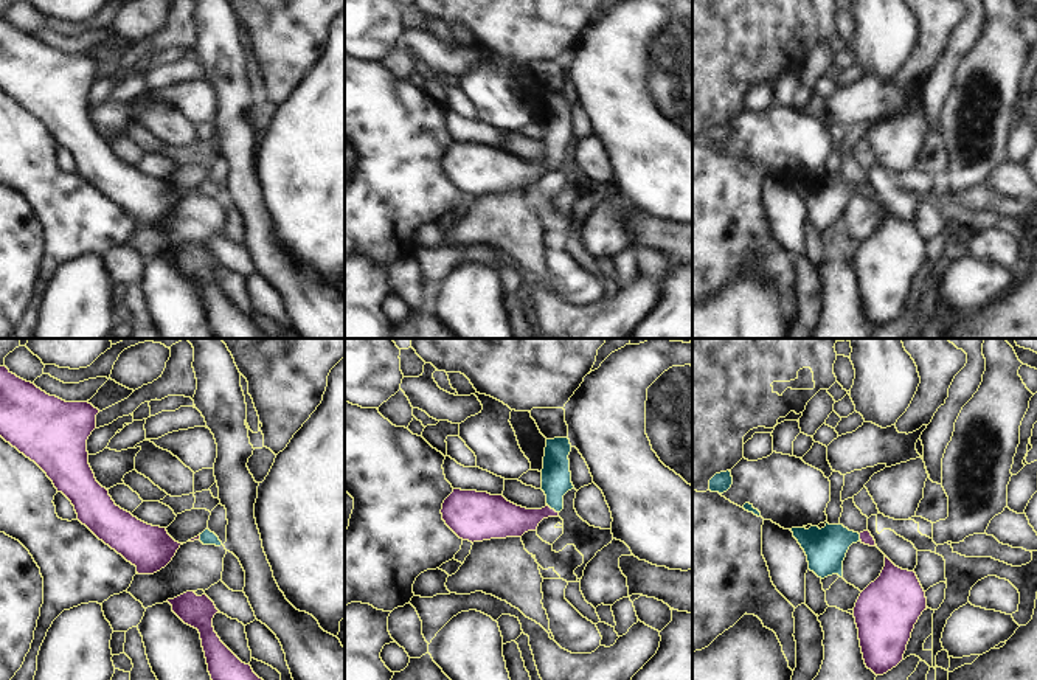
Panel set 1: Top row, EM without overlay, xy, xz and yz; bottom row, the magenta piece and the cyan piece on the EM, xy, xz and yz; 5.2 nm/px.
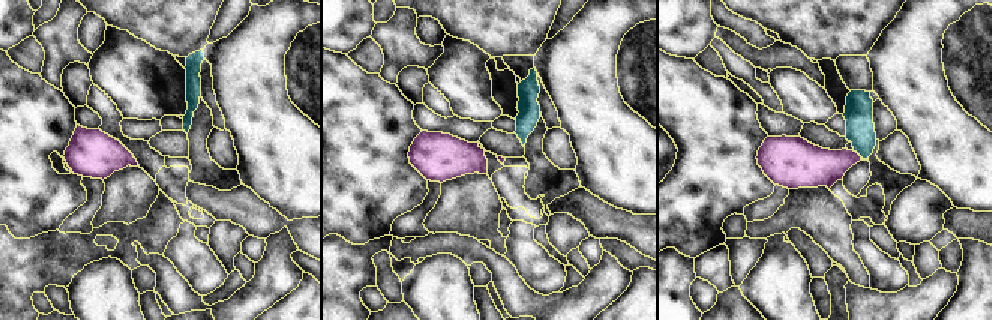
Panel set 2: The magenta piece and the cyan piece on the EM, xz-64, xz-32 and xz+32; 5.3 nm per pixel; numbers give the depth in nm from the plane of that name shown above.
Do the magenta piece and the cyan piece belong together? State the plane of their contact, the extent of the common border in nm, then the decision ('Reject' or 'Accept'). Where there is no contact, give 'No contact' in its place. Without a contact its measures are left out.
Touches magenta in xz. Shared border 80 nm. Accept.

